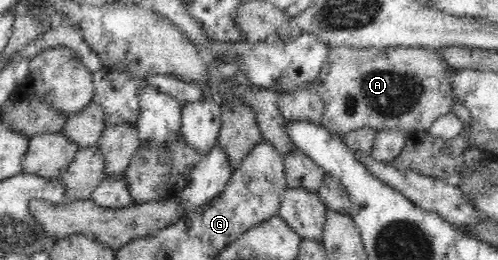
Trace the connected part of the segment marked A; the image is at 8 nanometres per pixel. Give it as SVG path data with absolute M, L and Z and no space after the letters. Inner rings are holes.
M392 47L384 52L378 49L331 48L322 66L314 89L324 101L324 113L321 125L342 138L345 134L368 127L377 132L382 130L403 130L414 132L415 135L426 135L431 125L452 111L452 106L459 98L454 96L452 89L452 71L444 58L434 49L426 47Z

